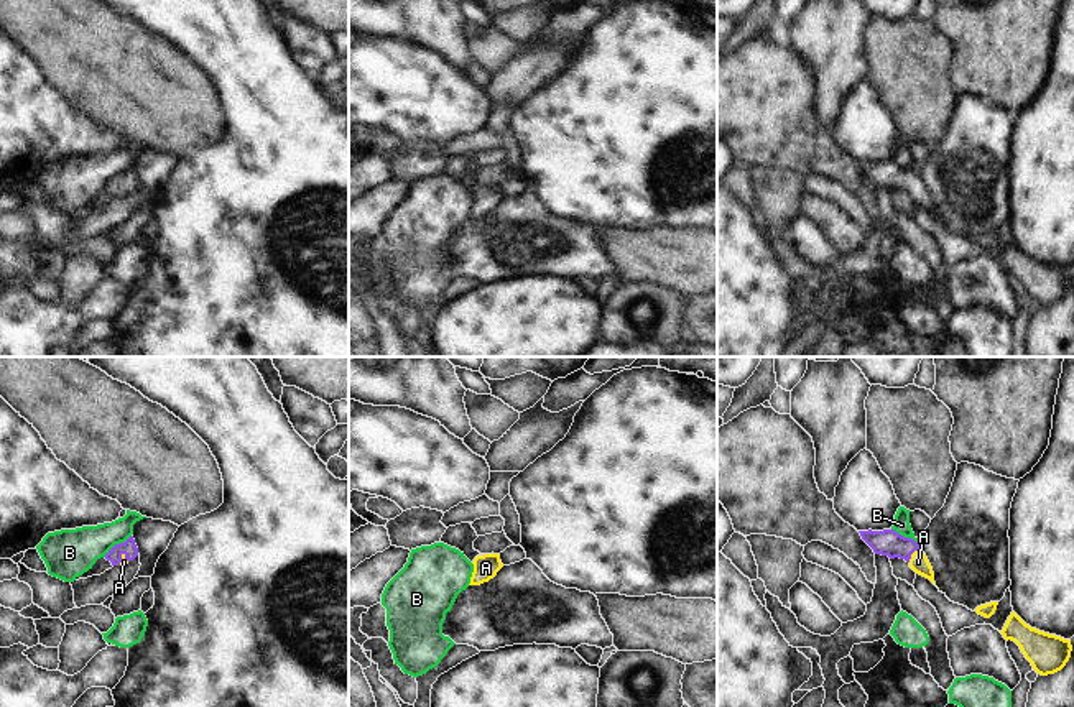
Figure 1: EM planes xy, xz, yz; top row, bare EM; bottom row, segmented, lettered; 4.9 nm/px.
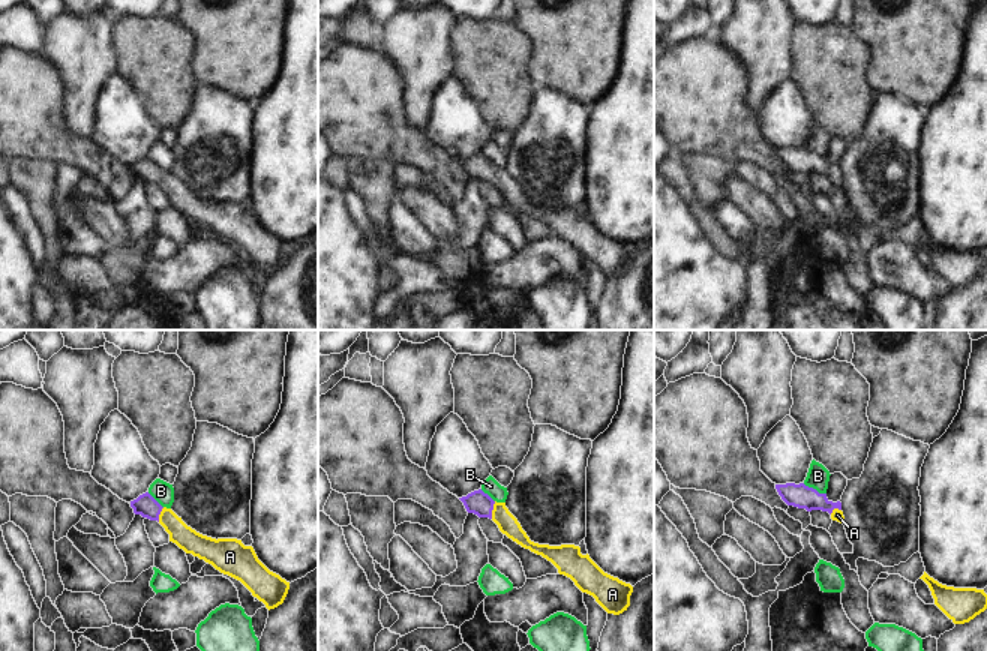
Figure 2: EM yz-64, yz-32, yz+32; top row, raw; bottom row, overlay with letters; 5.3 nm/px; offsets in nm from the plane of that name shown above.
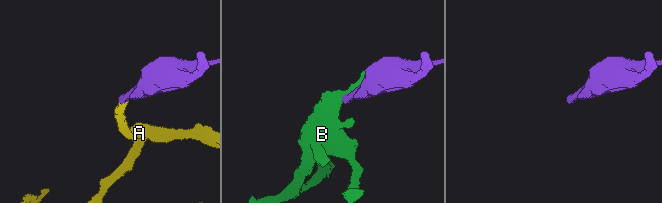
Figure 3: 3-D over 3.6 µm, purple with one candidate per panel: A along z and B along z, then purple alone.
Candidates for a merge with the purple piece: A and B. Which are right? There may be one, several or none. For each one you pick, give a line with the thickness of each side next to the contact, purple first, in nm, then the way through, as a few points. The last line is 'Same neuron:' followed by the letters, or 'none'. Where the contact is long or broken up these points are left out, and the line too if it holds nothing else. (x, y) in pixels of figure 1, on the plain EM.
A: Thickness 130 nm (purple) against 90 nm. Path across: yz (888, 175), (913, 183), (918, 194)
Same neuron: A

